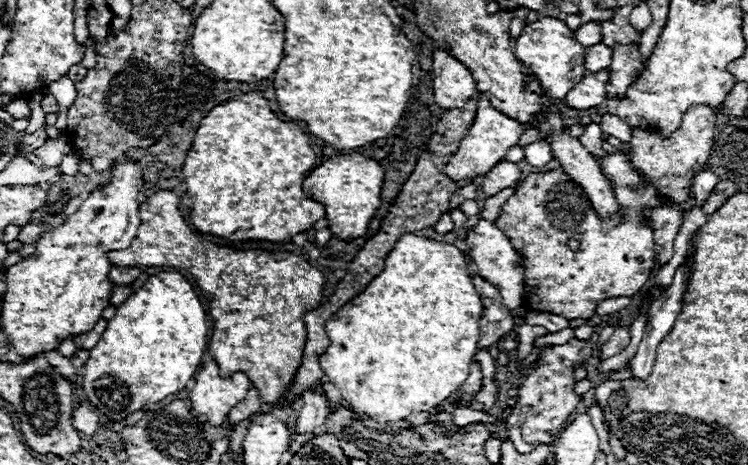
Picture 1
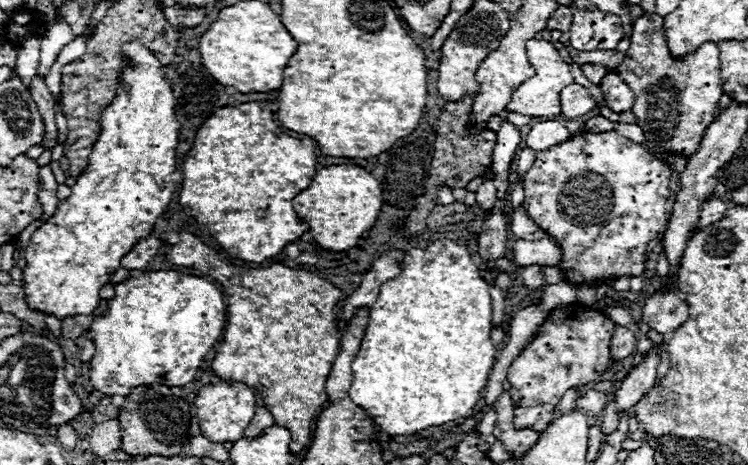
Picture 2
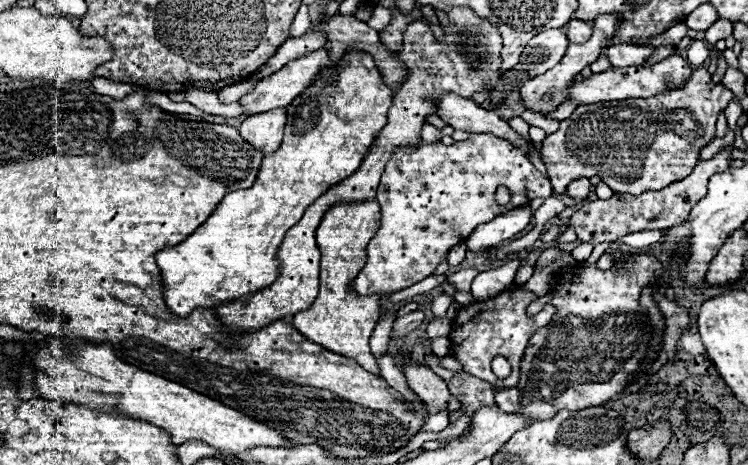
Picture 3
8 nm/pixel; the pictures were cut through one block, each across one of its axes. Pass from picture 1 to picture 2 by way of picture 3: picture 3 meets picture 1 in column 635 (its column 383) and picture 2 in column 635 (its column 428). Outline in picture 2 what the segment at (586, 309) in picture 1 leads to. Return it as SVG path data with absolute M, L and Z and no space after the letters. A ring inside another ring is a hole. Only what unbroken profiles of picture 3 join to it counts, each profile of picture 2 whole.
M582 132L570 140L536 152L536 162L524 176L524 210L528 216L558 240L564 252L560 270L570 284L602 284L606 278L642 276L648 242L668 228L666 202L670 198L670 168L654 158L644 146L616 132Z

